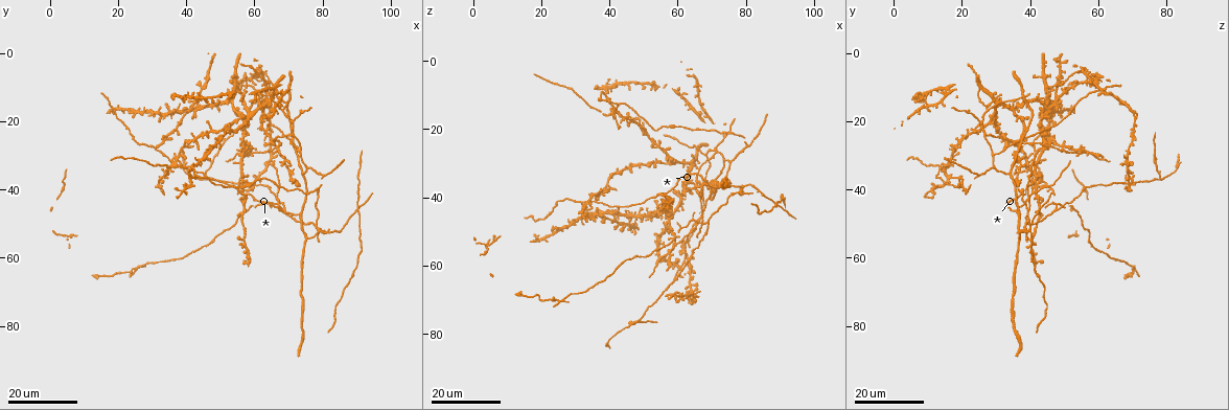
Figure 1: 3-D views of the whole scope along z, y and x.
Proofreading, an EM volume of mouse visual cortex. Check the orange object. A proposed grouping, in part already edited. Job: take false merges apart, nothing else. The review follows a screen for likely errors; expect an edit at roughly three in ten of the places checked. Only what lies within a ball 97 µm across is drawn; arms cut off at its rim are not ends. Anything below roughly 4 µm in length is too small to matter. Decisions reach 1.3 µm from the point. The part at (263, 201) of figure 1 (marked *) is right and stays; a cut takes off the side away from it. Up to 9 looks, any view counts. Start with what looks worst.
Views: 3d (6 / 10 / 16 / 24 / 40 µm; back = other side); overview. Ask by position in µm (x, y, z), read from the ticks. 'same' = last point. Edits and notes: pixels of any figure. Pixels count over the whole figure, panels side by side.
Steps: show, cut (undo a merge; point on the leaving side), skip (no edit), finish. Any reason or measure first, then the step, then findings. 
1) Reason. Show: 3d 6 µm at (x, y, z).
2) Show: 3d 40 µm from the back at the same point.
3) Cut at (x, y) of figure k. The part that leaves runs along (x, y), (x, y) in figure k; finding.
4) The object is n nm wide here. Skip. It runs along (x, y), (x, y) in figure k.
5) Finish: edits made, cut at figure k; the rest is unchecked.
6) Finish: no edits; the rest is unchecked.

Show: 3d 24 µm at (45.0, 37.5, 78.5).

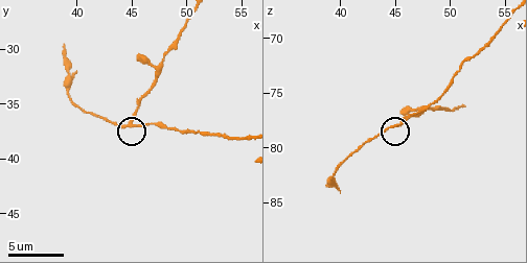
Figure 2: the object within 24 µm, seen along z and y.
Show: 3d 10 µm at (44.8, 36.8, 78.0).

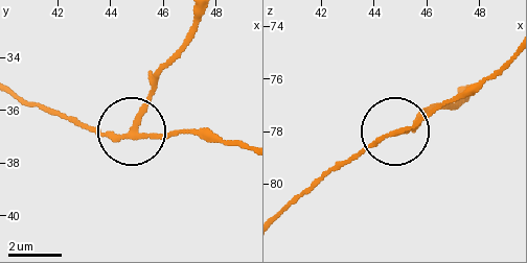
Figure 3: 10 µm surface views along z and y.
Show: 3d 10 µm from the back at (45.0, 36.8, 77.9).

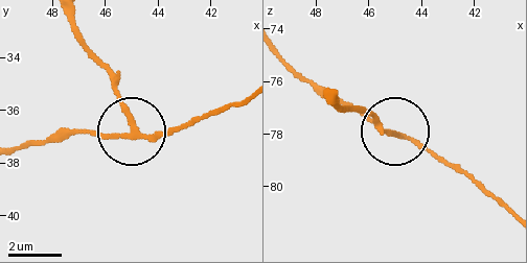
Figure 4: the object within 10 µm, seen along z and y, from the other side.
3 arms meet here. Cut at (115, 91) of figure 4. The part that leaves runs along (137, 127), (114, 75), (75, 22) in figure 4; two cells meet here.

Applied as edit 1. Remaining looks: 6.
Four or more arms meet. Show: 3d 24 µm at (58.0, 28.5, 56.0).

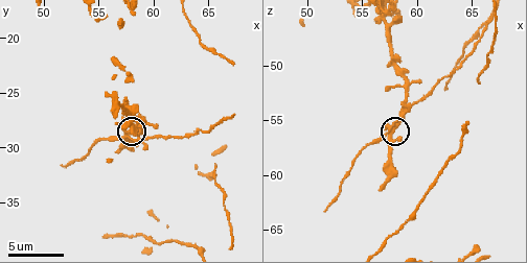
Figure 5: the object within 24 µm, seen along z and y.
Zoom in. Show: 3d 10 µm at (57.2, 28.8, 56.6).

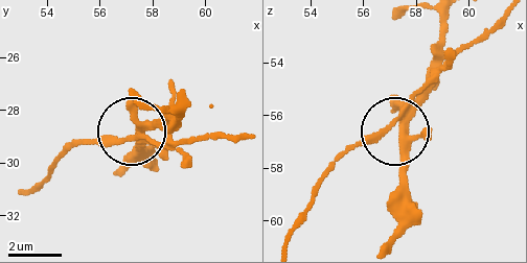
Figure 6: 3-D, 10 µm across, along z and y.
4 arms meet here. Skip. One cell here.

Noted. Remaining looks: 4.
Two arms in line, one across. Show: 3d 24 µm at (62.0, 11.5, 59.0).

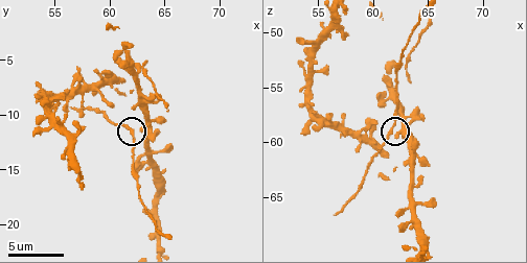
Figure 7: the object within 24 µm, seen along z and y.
Show: 3d 10 µm at (61.4, 11.2, 59.2).

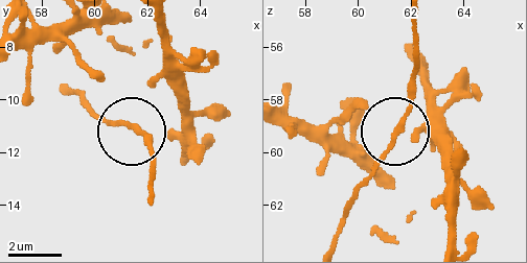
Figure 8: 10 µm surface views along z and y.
The side arm is 10 µm long; 3 arms meet here. Skip. All the same cell.

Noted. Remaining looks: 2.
Finish: edits made, cut at figure 4; the rest is unchecked.

